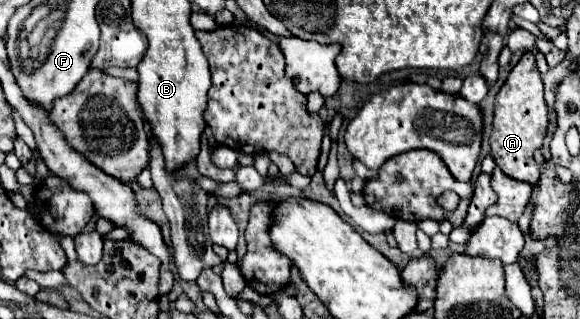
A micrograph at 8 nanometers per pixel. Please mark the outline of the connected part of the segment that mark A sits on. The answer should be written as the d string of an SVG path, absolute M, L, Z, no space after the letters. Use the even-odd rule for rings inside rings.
M525 53L521 61L513 67L509 73L505 85L501 87L497 101L495 101L495 119L493 119L493 131L489 137L491 145L491 157L495 159L497 167L517 181L525 181L535 185L539 179L539 167L533 159L533 153L543 145L545 133L547 133L547 105L543 99L543 83L541 73L535 65L535 55Z

